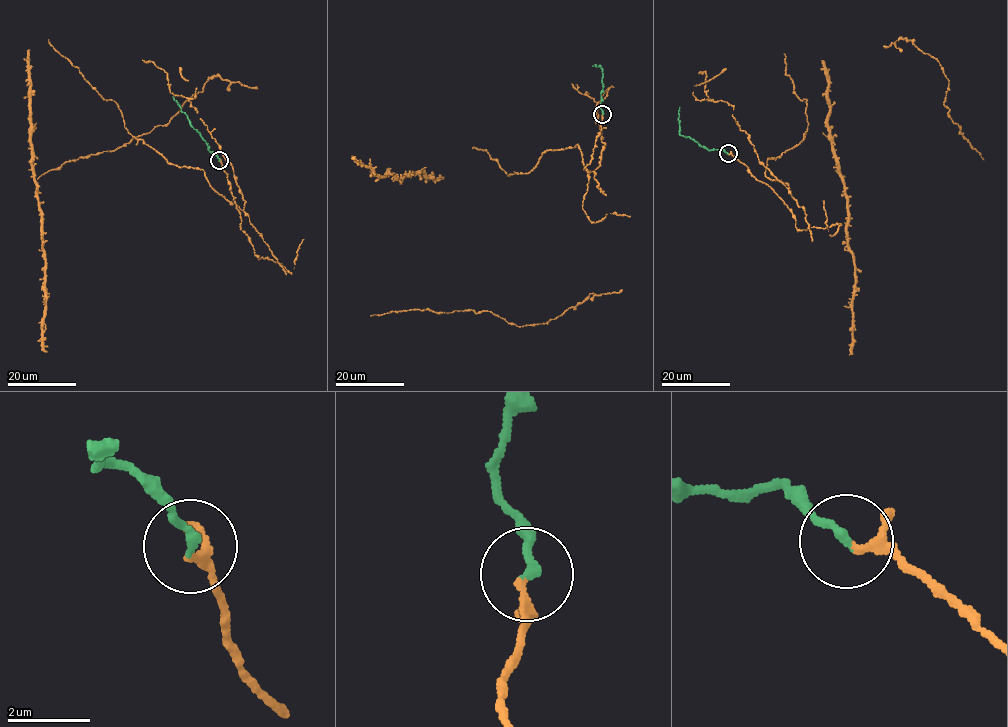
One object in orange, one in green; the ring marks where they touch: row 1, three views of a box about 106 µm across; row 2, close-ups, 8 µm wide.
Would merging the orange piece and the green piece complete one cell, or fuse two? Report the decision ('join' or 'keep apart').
join

